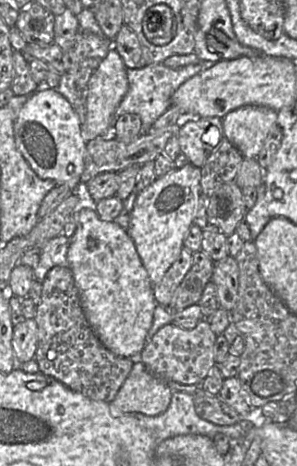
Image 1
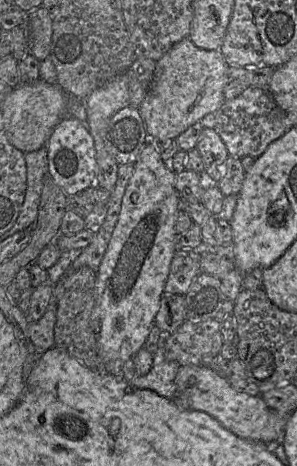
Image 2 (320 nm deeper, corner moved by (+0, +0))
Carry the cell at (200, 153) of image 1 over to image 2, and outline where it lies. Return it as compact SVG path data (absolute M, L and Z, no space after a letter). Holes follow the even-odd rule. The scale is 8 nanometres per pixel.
M204 127L200 133L196 149L201 155L206 175L213 182L219 182L224 175L225 162L229 153L216 130Z

